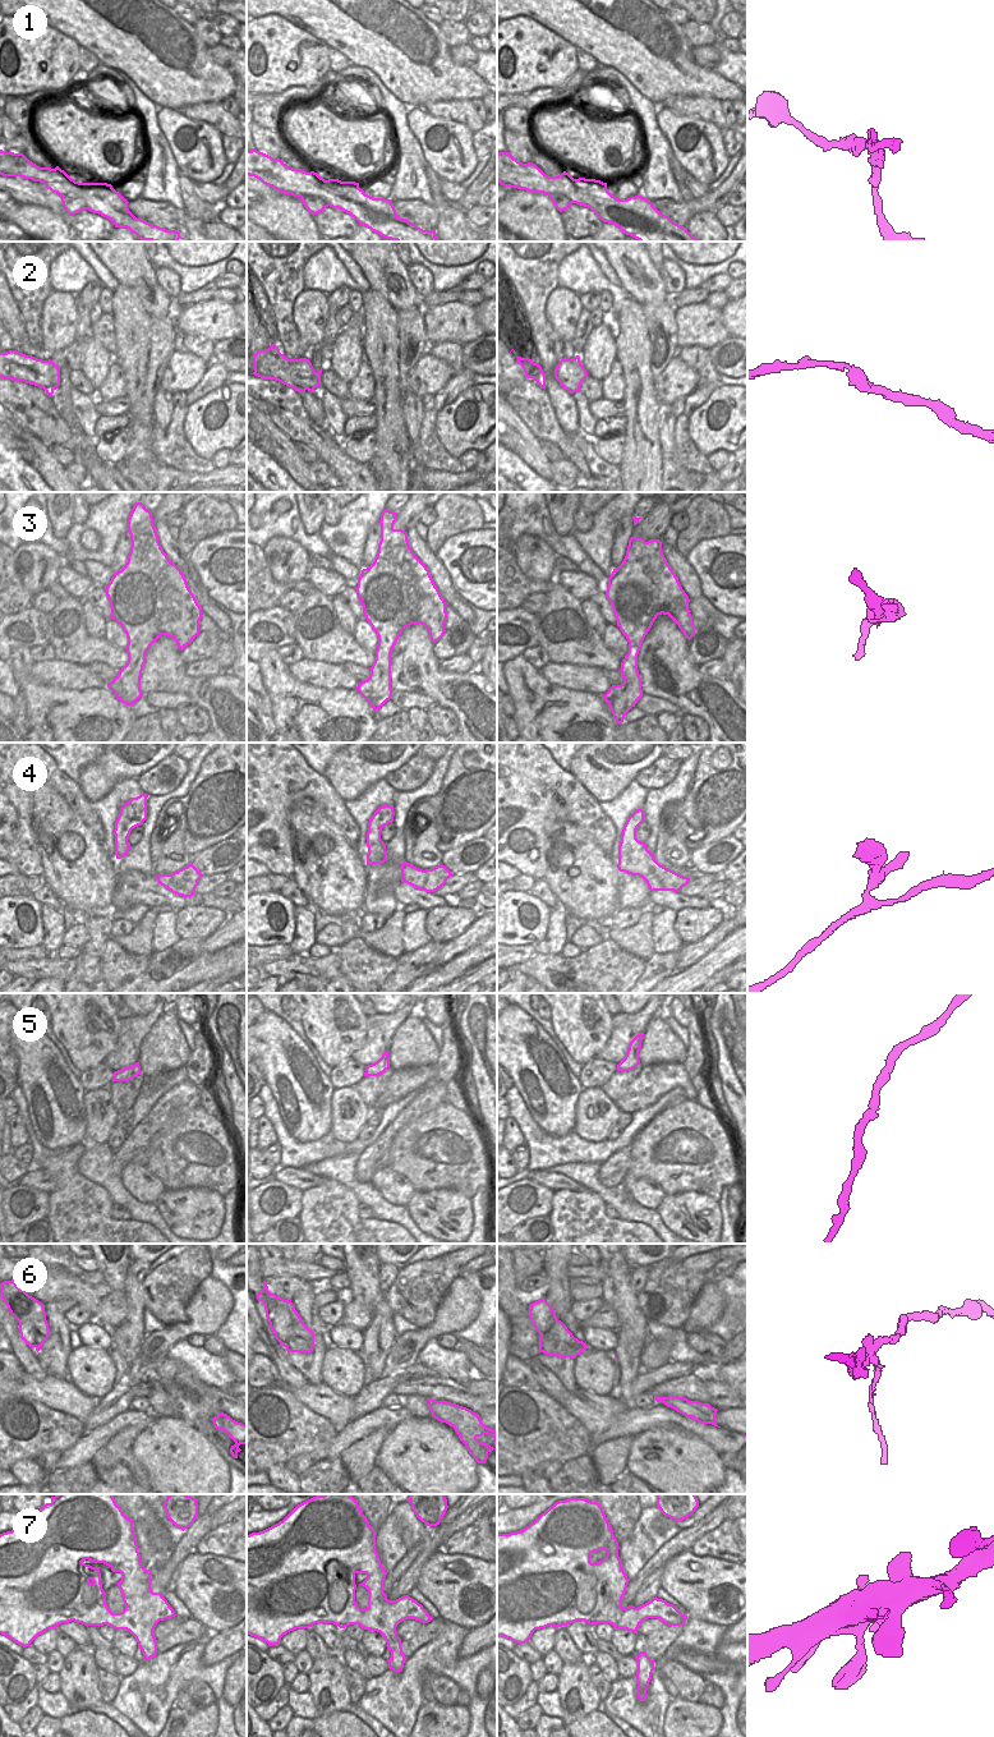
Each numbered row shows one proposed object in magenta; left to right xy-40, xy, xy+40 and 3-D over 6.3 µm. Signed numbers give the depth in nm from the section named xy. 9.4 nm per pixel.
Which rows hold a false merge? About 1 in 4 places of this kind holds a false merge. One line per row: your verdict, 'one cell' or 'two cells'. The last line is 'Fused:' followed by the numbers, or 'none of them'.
1: two cells
2: one cell
3: one cell
4: one cell
5: one cell
6: two cells
7: one cell
Fused: 1, 6

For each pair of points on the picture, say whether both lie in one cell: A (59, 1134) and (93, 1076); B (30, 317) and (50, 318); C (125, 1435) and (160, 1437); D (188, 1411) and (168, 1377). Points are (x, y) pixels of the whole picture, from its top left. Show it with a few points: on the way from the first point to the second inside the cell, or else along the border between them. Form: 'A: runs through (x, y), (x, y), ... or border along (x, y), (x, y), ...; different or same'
A: border along (78, 1079), (84, 1092); different
B: border along (49, 294), (41, 315), (42, 343), (36, 348); different
C: border along (157, 1418), (133, 1441), (130, 1447); different
D: runs through (188, 1402), (188, 1397), (176, 1386); same

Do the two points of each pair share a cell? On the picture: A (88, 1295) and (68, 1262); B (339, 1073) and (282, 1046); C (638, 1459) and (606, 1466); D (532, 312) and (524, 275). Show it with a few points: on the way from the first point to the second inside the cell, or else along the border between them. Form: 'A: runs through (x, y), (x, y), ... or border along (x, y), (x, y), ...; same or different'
A: border along (51, 1264), (61, 1264), (64, 1267); different
B: border along (328, 1078), (335, 1088); different
C: border along (634, 1437), (626, 1467); different
D: runs through (532, 303), (530, 284); same

